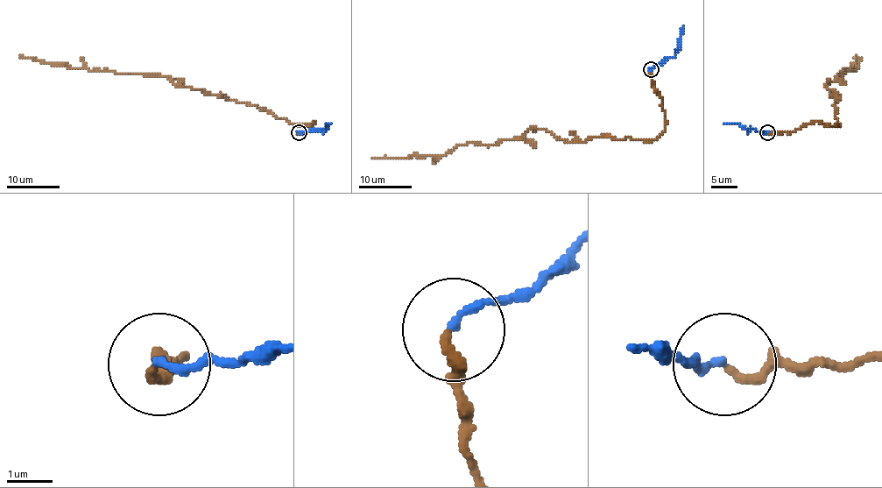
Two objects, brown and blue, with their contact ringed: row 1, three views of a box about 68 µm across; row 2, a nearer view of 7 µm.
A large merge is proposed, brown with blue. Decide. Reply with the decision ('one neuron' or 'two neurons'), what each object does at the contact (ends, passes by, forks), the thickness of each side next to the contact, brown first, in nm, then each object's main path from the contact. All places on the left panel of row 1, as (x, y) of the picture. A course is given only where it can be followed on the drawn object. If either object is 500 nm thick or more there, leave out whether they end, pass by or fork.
one neuron; brown ends there; blue ends there; 200 nm thick on the brown side, 160 nm on the other; brown runs (297, 132), (306, 132), (313, 122), (291, 124), (252, 104), (177, 86), (166, 76), (59, 66), (20, 55); blue runs (299, 132), (324, 130), (330, 123)

